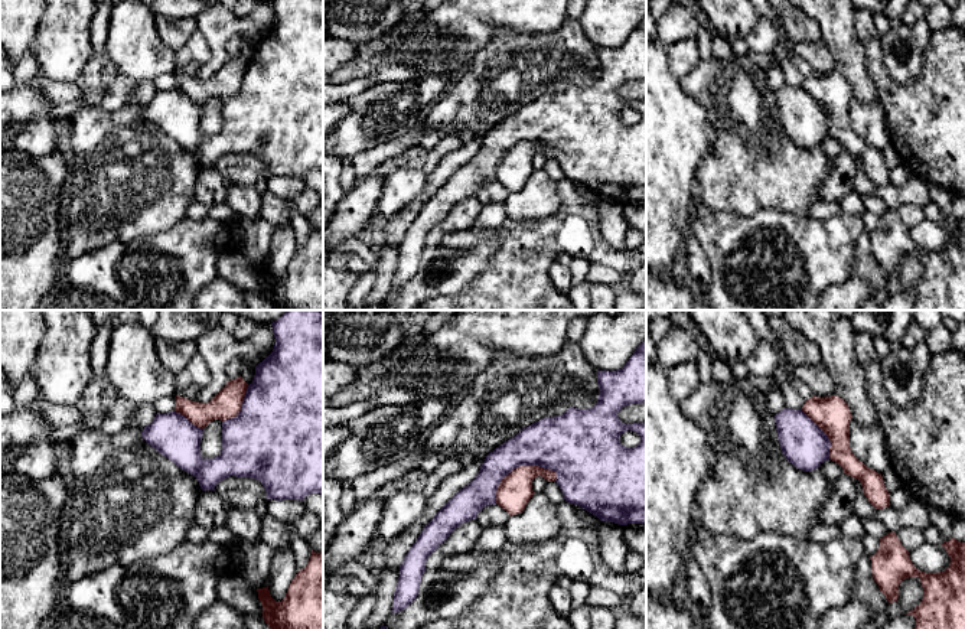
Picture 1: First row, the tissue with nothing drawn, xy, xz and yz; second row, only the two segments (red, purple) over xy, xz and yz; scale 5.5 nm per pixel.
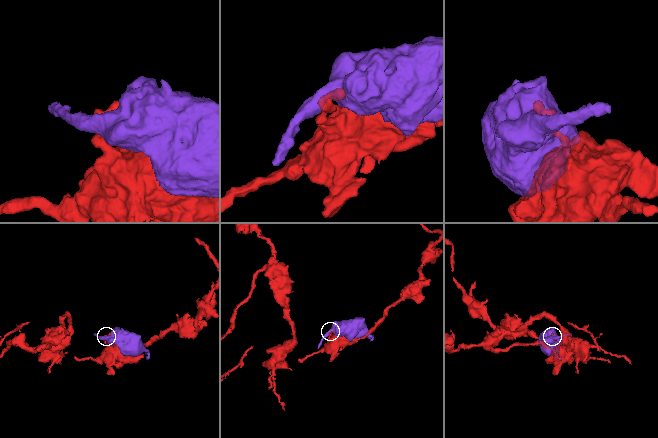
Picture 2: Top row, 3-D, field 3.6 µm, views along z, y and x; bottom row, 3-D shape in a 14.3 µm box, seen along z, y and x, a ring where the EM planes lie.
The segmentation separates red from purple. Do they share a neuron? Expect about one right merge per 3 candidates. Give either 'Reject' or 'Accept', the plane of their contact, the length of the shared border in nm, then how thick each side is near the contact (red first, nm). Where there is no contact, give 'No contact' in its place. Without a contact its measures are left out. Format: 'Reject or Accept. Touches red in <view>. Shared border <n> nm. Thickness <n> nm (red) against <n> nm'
Reject. Touches red in xz. Shared border 380 nm. Thickness 190 nm (red) against 300 nm

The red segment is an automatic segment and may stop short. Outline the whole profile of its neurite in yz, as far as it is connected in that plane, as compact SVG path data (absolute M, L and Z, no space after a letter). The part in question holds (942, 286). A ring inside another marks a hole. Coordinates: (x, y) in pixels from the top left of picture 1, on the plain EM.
M896 209L880 215L877 229L870 234L873 255L889 281L897 278L903 257L920 255L923 276L904 290L916 296L913 310L965 310L965 219L951 215L942 224L951 241L940 250L917 247Z

